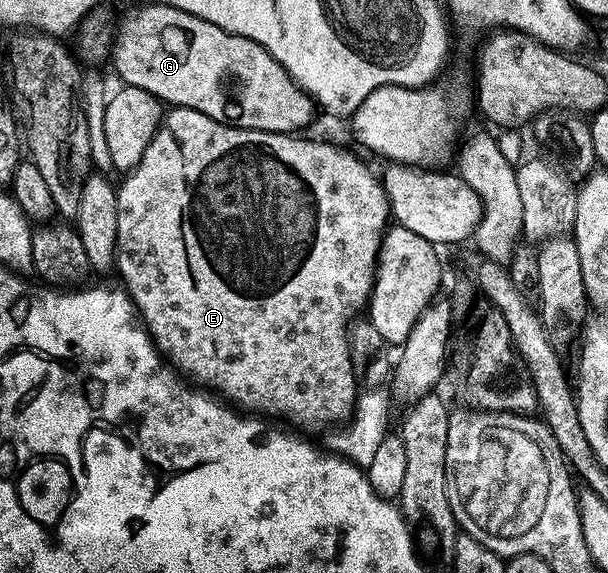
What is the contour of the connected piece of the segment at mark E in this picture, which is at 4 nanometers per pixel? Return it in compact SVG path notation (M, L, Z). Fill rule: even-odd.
M177 107L165 110L158 130L152 135L144 155L140 155L140 163L136 163L123 177L126 178L122 186L119 184L116 189L116 270L122 276L121 284L134 302L134 308L138 310L141 324L163 358L179 374L213 391L239 410L257 411L298 431L329 430L341 426L350 417L356 398L356 372L350 362L348 326L361 314L358 313L361 309L363 312L367 308L370 293L374 290L378 247L391 220L390 204L386 202L379 178L370 174L364 162L357 161L352 154L334 145L305 141L302 135L237 129L216 119L208 119L208 115L200 111Z

